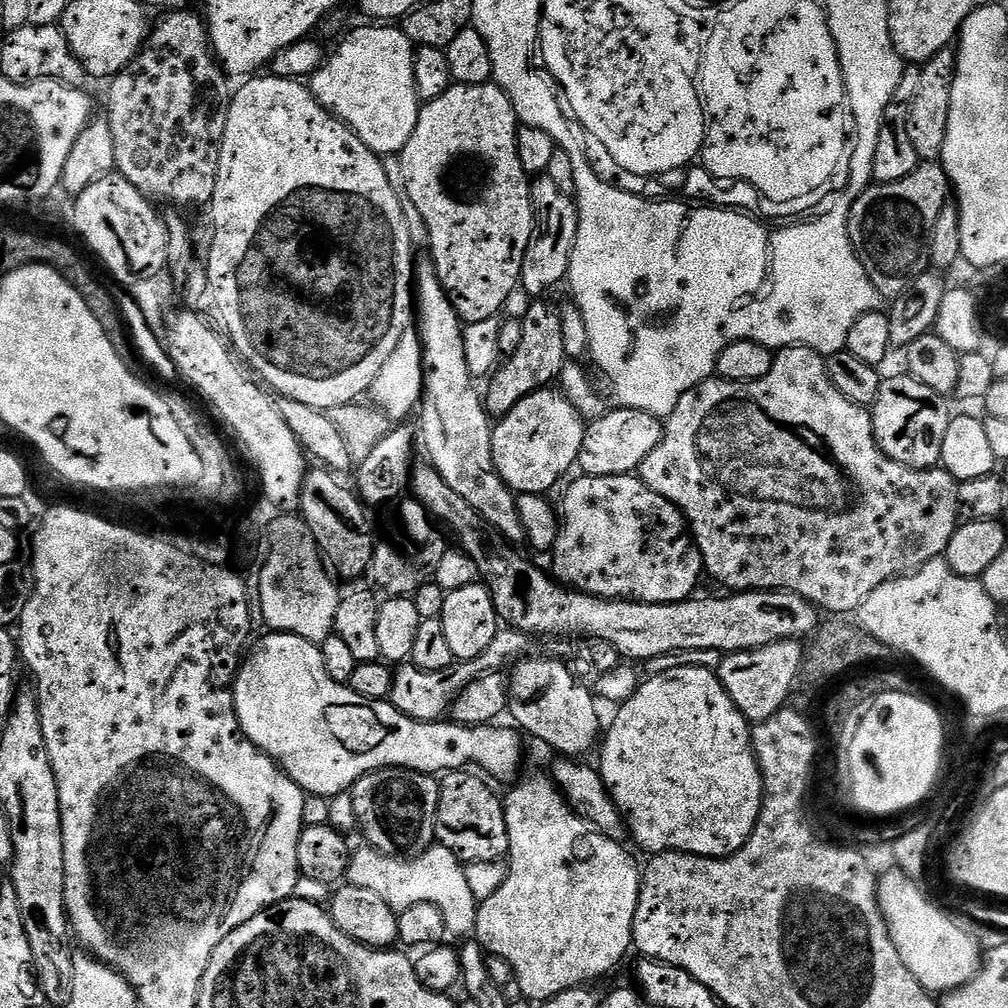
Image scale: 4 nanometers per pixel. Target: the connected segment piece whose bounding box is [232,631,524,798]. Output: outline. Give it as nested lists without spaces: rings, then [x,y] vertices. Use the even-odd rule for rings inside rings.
[[[269,631],[267,635],[251,645],[252,653],[250,648],[236,669],[232,685],[236,717],[247,740],[276,761],[307,795],[335,798],[339,792],[347,793],[366,773],[377,772],[380,768],[409,768],[415,772],[443,774],[475,766],[481,773],[497,776],[500,780],[510,779],[519,770],[524,748],[520,745],[521,733],[515,727],[496,728],[500,726],[491,723],[471,728],[455,722],[415,720],[399,712],[388,700],[362,698],[354,694],[347,683],[330,678],[323,666],[320,645],[289,632]]]

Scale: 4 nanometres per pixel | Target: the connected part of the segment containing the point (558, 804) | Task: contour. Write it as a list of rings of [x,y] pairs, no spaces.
[[[547,775],[532,776],[529,780],[521,782],[517,788],[512,788],[508,792],[508,796],[503,797],[504,813],[506,814],[506,830],[510,838],[510,846],[508,847],[508,855],[506,857],[507,872],[505,881],[495,890],[490,898],[486,898],[477,907],[476,910],[476,931],[475,939],[479,940],[480,947],[485,953],[502,958],[512,968],[515,987],[520,987],[519,995],[525,1000],[531,1002],[543,1002],[554,998],[554,994],[562,994],[571,988],[579,988],[581,986],[591,985],[591,980],[596,980],[599,976],[604,976],[607,972],[612,972],[620,964],[620,959],[627,954],[628,948],[633,947],[632,942],[632,919],[634,918],[634,910],[640,901],[640,878],[641,869],[636,868],[636,864],[632,861],[632,856],[623,847],[621,841],[611,840],[597,832],[595,828],[588,825],[576,811],[570,807],[564,796],[560,793],[560,789]]]

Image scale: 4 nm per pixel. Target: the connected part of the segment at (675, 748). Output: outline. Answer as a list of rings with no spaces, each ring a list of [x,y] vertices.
[[[675,668],[658,672],[647,677],[649,680],[639,685],[636,693],[623,701],[612,720],[612,725],[607,725],[602,736],[604,749],[600,752],[598,771],[604,780],[606,790],[610,794],[616,811],[620,813],[626,832],[629,837],[636,839],[636,844],[647,854],[661,852],[689,852],[691,856],[710,856],[723,858],[733,856],[750,838],[754,826],[760,817],[760,807],[764,801],[763,776],[760,773],[760,764],[756,761],[756,752],[752,749],[752,728],[750,722],[734,706],[730,694],[722,686],[719,675],[710,668]]]

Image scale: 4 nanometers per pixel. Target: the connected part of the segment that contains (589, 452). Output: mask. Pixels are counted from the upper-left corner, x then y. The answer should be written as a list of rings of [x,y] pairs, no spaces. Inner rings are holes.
[[[613,407],[613,412],[608,412],[605,416],[597,415],[593,424],[589,423],[584,430],[580,453],[576,458],[579,471],[586,476],[627,476],[635,473],[640,467],[640,463],[654,450],[664,433],[664,426],[661,417],[650,414],[646,410],[634,410],[633,408]]]

